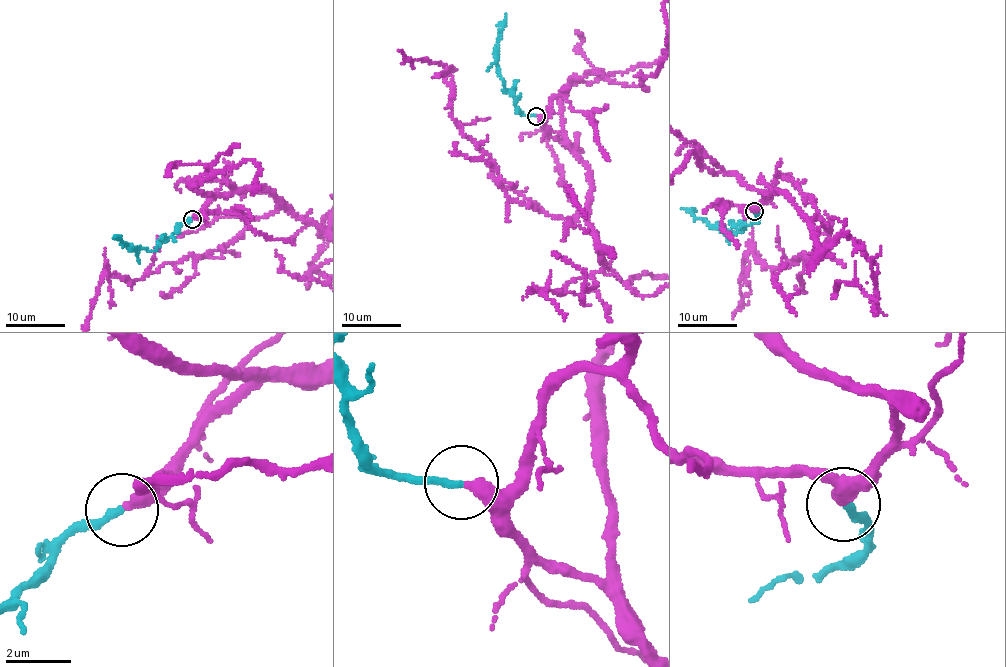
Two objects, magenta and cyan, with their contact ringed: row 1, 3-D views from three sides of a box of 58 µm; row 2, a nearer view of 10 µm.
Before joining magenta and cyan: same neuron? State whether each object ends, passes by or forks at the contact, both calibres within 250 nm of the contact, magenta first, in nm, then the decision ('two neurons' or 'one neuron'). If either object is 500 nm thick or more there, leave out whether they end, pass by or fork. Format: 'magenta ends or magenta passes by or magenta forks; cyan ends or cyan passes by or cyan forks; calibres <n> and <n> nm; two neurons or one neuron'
magenta ends; cyan ends; calibres 400 and 240 nm; one neuron

